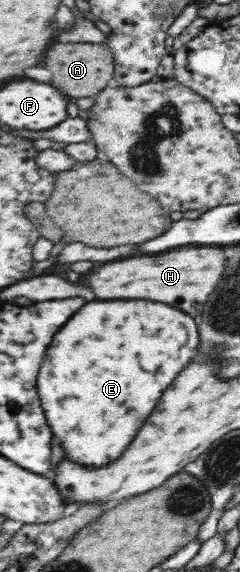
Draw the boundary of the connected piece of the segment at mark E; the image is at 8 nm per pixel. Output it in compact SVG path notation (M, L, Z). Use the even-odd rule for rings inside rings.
M110 300L84 304L54 336L38 376L38 396L48 424L66 448L66 454L86 468L116 460L138 434L160 396L199 355L195 317L152 300Z

